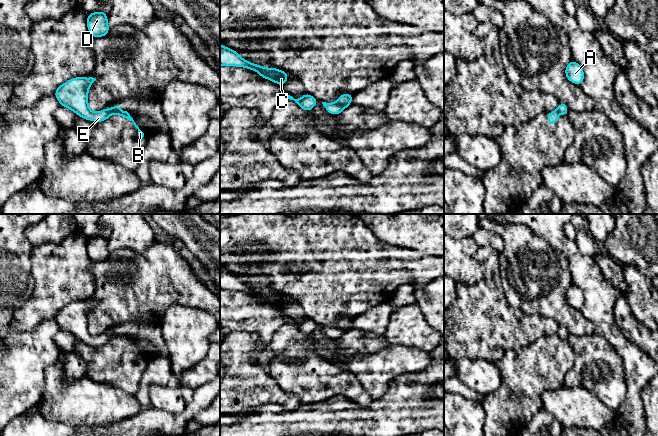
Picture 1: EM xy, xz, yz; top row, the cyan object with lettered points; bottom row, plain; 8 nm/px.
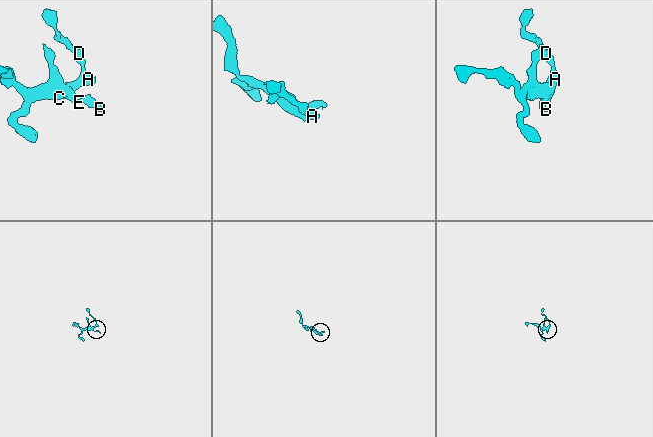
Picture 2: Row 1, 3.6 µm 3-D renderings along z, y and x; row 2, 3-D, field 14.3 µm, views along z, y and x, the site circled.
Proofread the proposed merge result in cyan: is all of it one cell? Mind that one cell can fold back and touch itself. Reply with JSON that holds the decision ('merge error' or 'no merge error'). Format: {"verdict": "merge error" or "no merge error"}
{"verdict": "merge error"}

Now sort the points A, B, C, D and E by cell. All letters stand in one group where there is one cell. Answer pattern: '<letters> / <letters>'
A C D E / B

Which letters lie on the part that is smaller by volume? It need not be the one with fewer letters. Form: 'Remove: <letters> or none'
Remove: B

